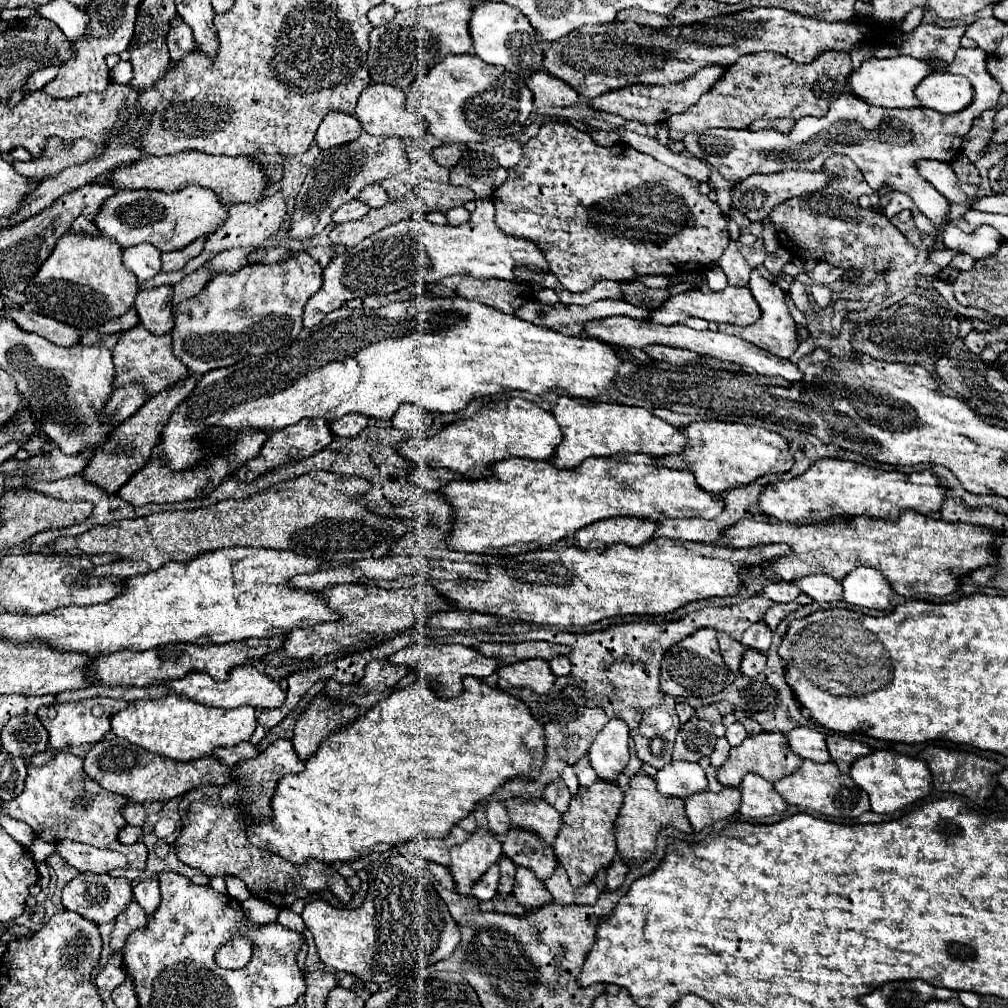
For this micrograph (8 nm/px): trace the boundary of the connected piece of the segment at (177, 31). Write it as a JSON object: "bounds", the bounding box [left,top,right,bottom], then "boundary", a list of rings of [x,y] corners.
{"bounds":[166,15,196,59],"boundary":[[[176,15],[170,21],[166,45],[170,49],[170,57],[172,59],[182,59],[188,51],[192,51],[196,47],[194,37],[192,37],[192,29],[184,23],[184,19],[180,15]]]}

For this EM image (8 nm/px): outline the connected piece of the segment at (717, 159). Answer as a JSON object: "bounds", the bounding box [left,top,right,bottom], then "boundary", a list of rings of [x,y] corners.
{"bounds":[682,49,1004,259],"boundary":[[[964,49],[956,51],[952,63],[944,63],[942,59],[928,59],[926,65],[934,71],[956,73],[970,81],[974,89],[974,99],[968,107],[958,113],[942,115],[930,109],[878,109],[868,107],[860,99],[856,99],[850,91],[842,91],[842,95],[832,103],[828,115],[822,119],[804,117],[798,119],[792,131],[778,133],[778,131],[748,131],[748,129],[708,129],[698,135],[686,135],[682,143],[686,143],[686,151],[692,157],[708,161],[716,171],[728,181],[730,187],[742,183],[754,173],[778,173],[786,169],[804,169],[804,171],[818,171],[820,165],[832,157],[834,153],[848,155],[858,169],[864,173],[864,179],[880,197],[880,205],[872,207],[874,213],[884,215],[886,205],[890,203],[890,191],[900,191],[912,197],[916,209],[920,209],[930,221],[944,225],[944,243],[948,249],[964,251],[974,259],[984,255],[994,255],[996,247],[1004,237],[994,227],[980,225],[972,233],[962,231],[950,223],[950,201],[938,193],[916,169],[918,161],[922,159],[936,159],[942,163],[952,161],[964,143],[966,133],[970,131],[974,119],[978,119],[986,109],[998,105],[1000,99],[1000,85],[984,71],[986,53],[982,49]]]}

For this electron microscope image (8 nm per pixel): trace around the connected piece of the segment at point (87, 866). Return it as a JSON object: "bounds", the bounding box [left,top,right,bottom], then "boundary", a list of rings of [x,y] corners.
{"bounds":[56,841,126,873],"boundary":[[[64,841],[56,845],[56,853],[72,867],[76,867],[80,873],[108,873],[116,867],[126,867],[126,859],[118,851],[110,849],[98,849],[86,843],[76,841]]]}

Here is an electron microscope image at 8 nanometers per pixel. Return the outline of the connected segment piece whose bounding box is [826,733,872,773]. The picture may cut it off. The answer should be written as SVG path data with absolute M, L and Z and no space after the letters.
M830 735L826 737L826 743L828 743L828 751L832 755L832 761L836 761L836 765L840 767L842 773L848 773L852 763L858 759L858 757L864 757L868 753L872 753L872 749L860 741L852 741L852 739L846 739L842 735Z

